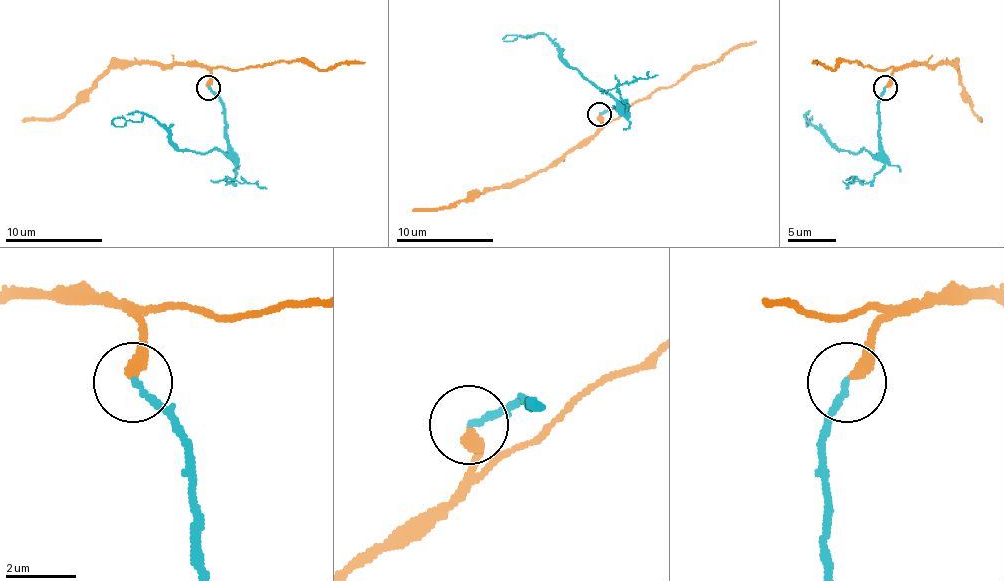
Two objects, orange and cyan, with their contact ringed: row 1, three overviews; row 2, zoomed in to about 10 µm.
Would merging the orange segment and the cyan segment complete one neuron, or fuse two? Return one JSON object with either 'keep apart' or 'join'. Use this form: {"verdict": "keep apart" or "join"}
{"verdict": "join"}

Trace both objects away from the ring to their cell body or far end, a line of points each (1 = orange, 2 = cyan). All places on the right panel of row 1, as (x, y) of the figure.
1: (884, 86), (896, 71), (908, 64), (949, 64), (957, 69), (964, 98), (981, 120)
2: (884, 88), (879, 105), (879, 151), (840, 151), (804, 115), (806, 127), (809, 125)

